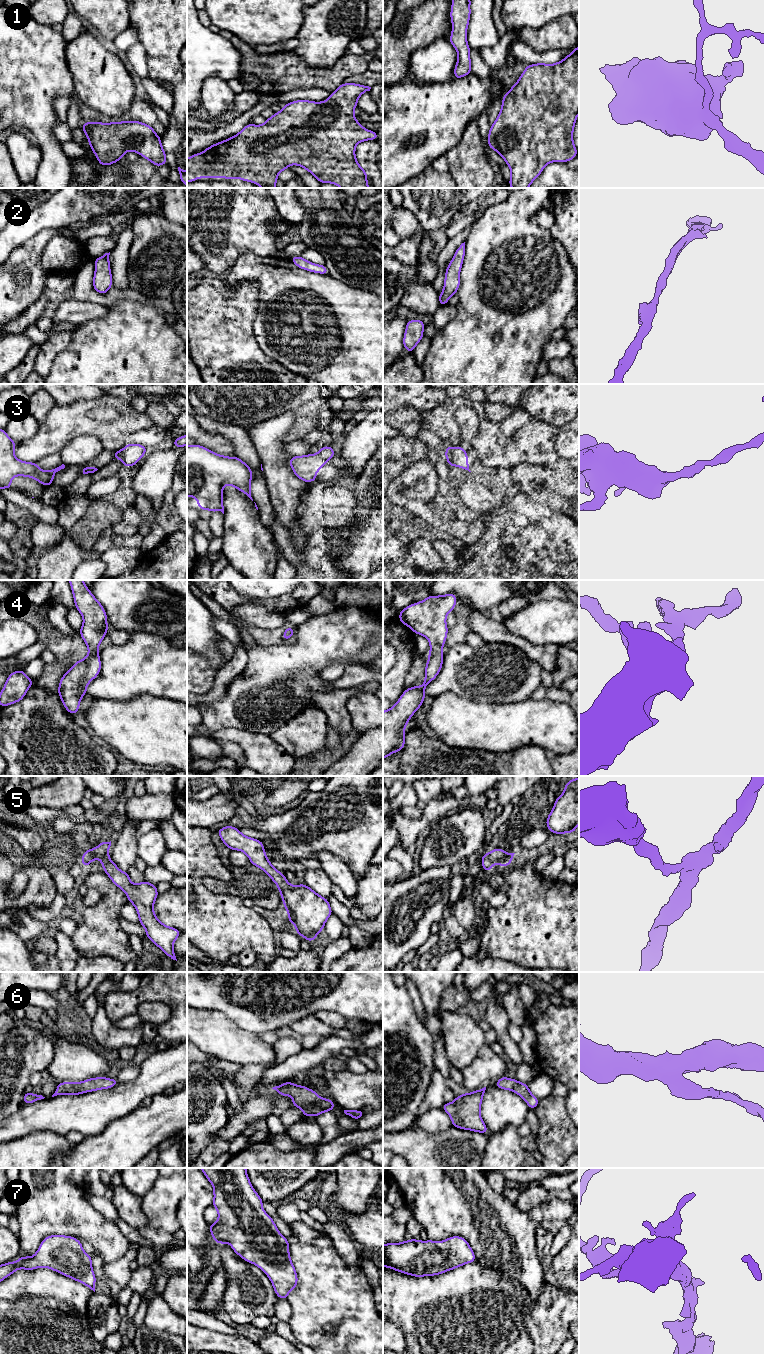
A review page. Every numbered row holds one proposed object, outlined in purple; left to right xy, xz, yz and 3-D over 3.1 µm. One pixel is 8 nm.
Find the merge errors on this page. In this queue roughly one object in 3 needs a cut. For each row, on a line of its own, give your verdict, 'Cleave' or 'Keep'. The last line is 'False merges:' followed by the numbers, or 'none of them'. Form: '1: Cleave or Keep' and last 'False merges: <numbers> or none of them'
1: Keep
2: Keep
3: Cleave
4: Keep
5: Keep
6: Keep
7: Keep
False merges: 3

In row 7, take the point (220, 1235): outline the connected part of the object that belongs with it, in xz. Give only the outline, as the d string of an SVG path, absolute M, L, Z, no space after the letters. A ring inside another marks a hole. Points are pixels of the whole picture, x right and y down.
M200 1168L212 1184L212 1206L218 1211L218 1220L209 1224L213 1240L229 1243L243 1260L258 1266L270 1279L278 1298L286 1299L297 1286L298 1277L290 1259L289 1242L283 1237L263 1209L263 1200L254 1190L246 1168Z

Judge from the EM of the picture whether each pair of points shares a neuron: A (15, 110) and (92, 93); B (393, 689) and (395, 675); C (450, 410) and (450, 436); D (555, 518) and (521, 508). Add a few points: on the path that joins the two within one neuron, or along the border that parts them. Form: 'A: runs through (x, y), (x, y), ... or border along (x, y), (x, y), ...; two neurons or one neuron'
A: border along (69, 71), (72, 77), (74, 94); two neurons
B: runs through (393, 686), (395, 678); one neuron
C: runs through (450, 416), (450, 430); one neuron
D: runs through (547, 516), (529, 512); one neuron

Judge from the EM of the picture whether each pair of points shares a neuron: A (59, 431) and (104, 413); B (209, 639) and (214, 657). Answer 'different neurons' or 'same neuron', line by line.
A: different neurons
B: same neuron

